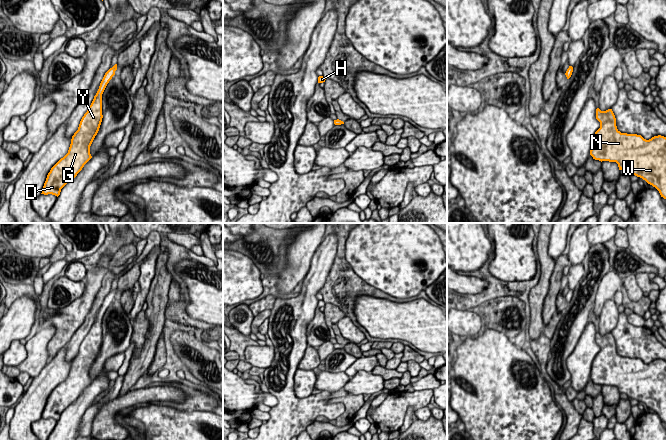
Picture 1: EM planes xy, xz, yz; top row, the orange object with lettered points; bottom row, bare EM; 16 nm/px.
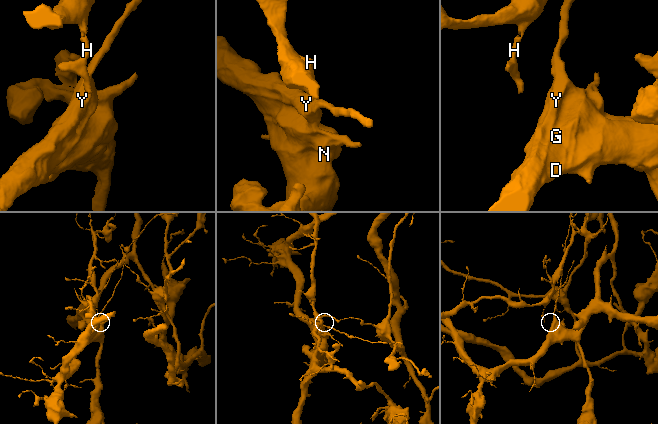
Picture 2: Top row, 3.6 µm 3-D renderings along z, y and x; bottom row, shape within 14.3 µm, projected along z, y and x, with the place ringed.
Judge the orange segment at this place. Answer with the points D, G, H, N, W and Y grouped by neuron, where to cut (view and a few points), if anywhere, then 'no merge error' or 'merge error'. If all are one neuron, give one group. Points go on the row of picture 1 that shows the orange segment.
D G N W Y / H | xz (337, 119), (335, 124) | merge error

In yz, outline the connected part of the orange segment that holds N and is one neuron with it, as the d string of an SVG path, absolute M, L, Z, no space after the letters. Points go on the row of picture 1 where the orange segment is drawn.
M596 109L600 128L595 132L590 155L595 160L616 162L619 170L642 178L666 199L666 137L649 140L641 135L621 133L612 109Z

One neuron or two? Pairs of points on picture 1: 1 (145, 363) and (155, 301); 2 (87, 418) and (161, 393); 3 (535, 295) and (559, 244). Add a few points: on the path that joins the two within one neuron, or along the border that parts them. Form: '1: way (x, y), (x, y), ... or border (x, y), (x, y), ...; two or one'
1: way (149, 348), (149, 335), (153, 328), (154, 316); one
2: border (109, 399), (99, 408), (90, 429); two
3: border (549, 235), (548, 254), (555, 261); two

